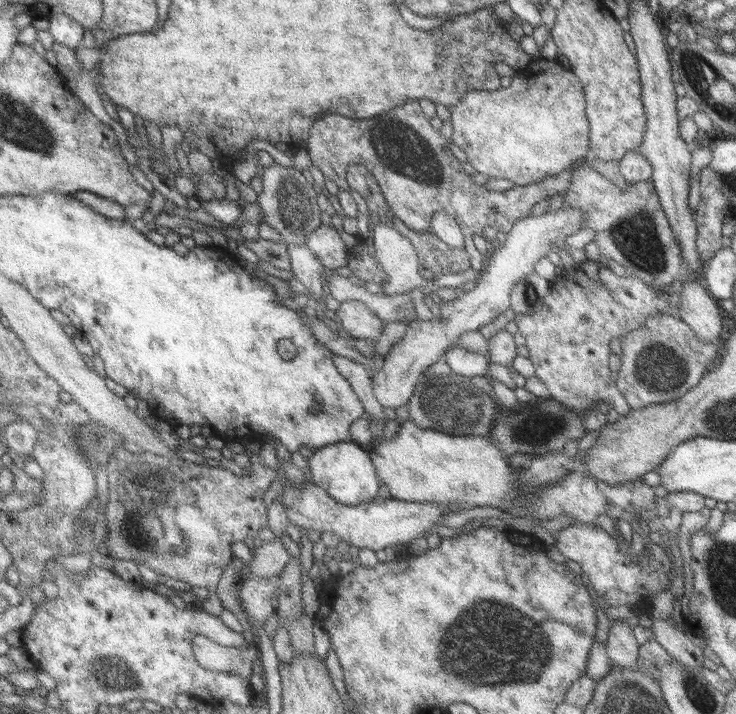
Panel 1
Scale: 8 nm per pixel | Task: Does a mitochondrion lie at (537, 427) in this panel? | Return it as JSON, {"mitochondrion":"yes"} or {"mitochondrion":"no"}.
{"mitochondrion":"yes"}

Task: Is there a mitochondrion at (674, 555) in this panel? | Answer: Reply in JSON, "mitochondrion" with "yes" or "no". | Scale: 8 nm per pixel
{"mitochondrion":"no"}

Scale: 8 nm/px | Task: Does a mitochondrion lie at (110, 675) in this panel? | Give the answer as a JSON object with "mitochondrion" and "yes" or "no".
{"mitochondrion":"yes"}

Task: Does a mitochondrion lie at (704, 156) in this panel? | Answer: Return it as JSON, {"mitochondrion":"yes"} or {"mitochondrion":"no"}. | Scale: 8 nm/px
{"mitochondrion":"no"}

